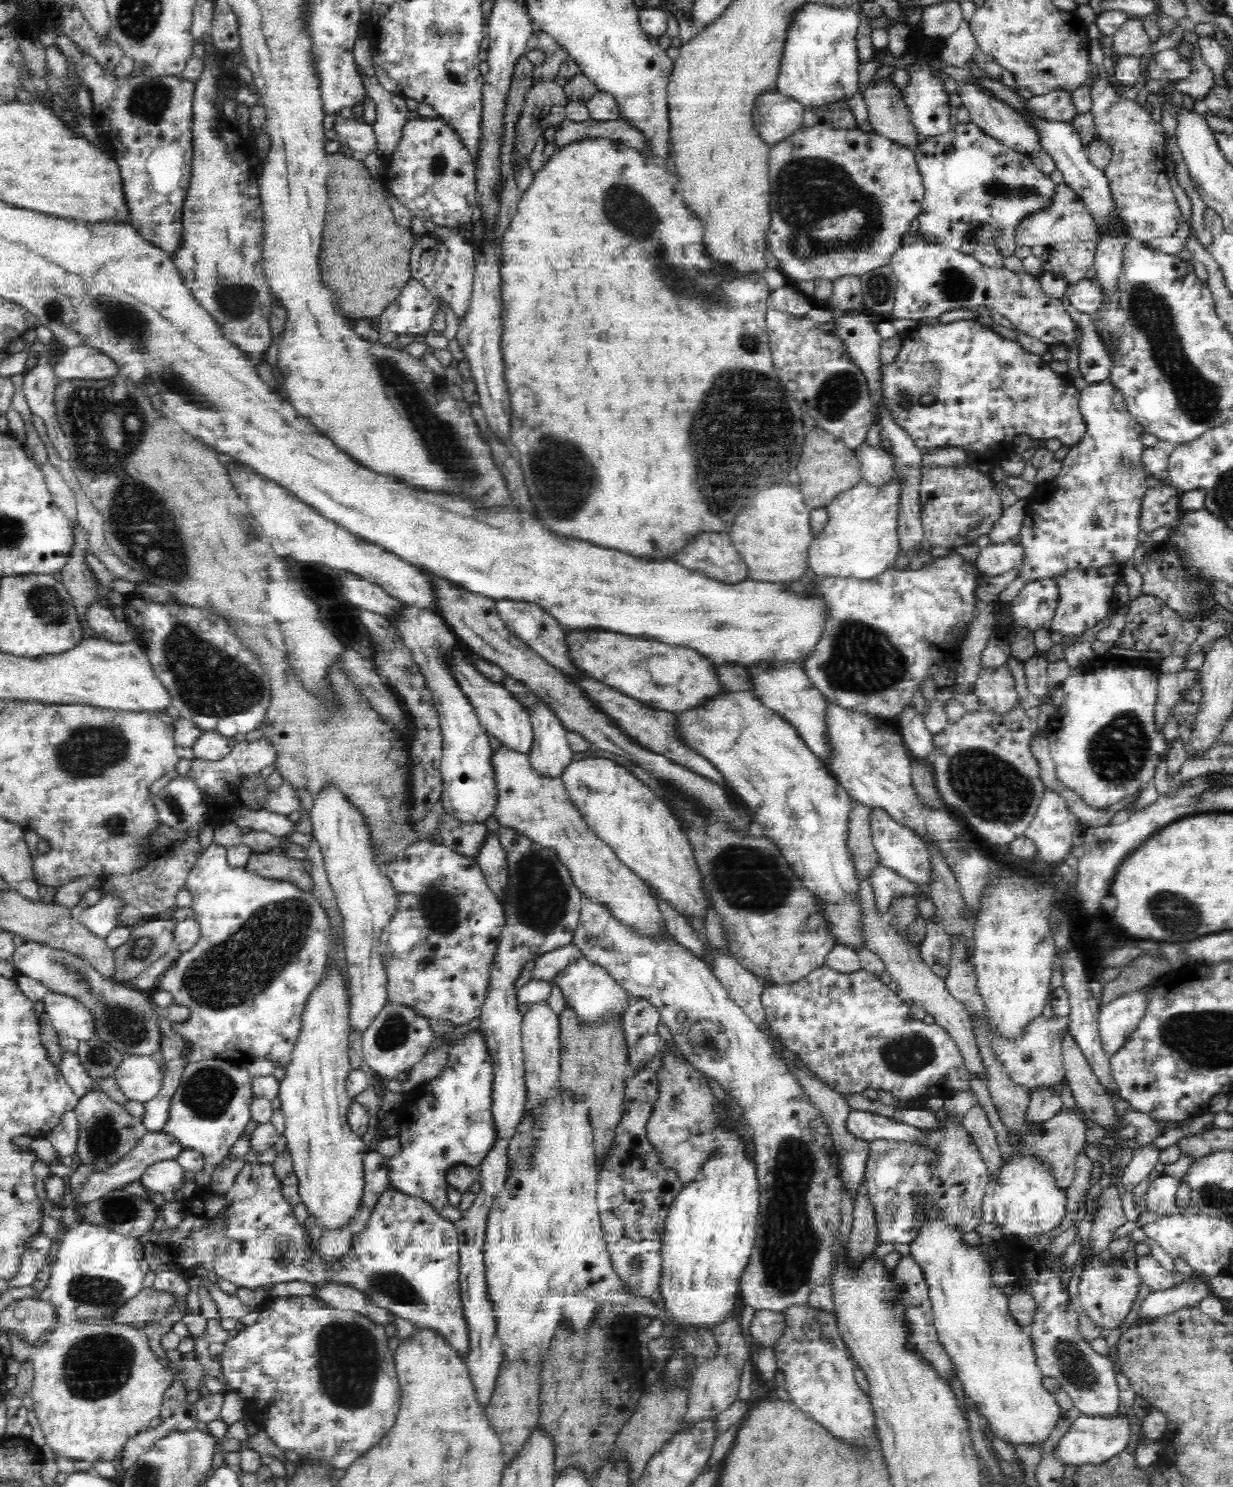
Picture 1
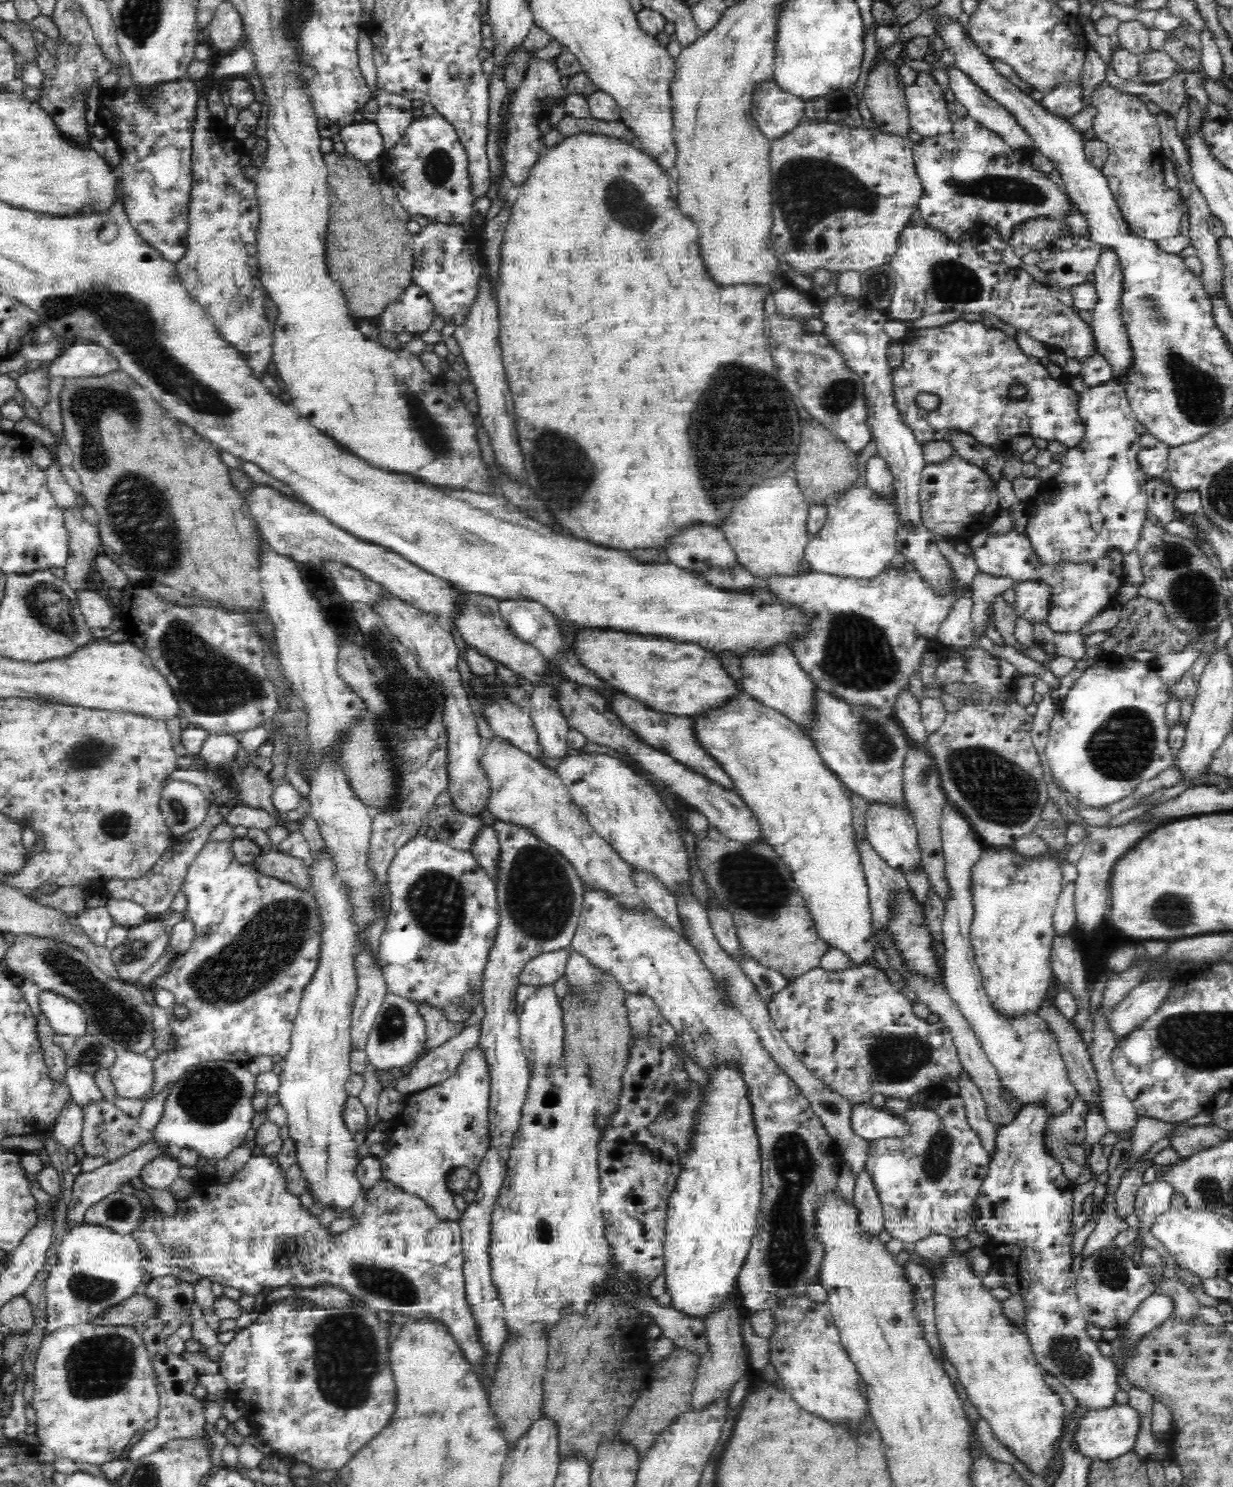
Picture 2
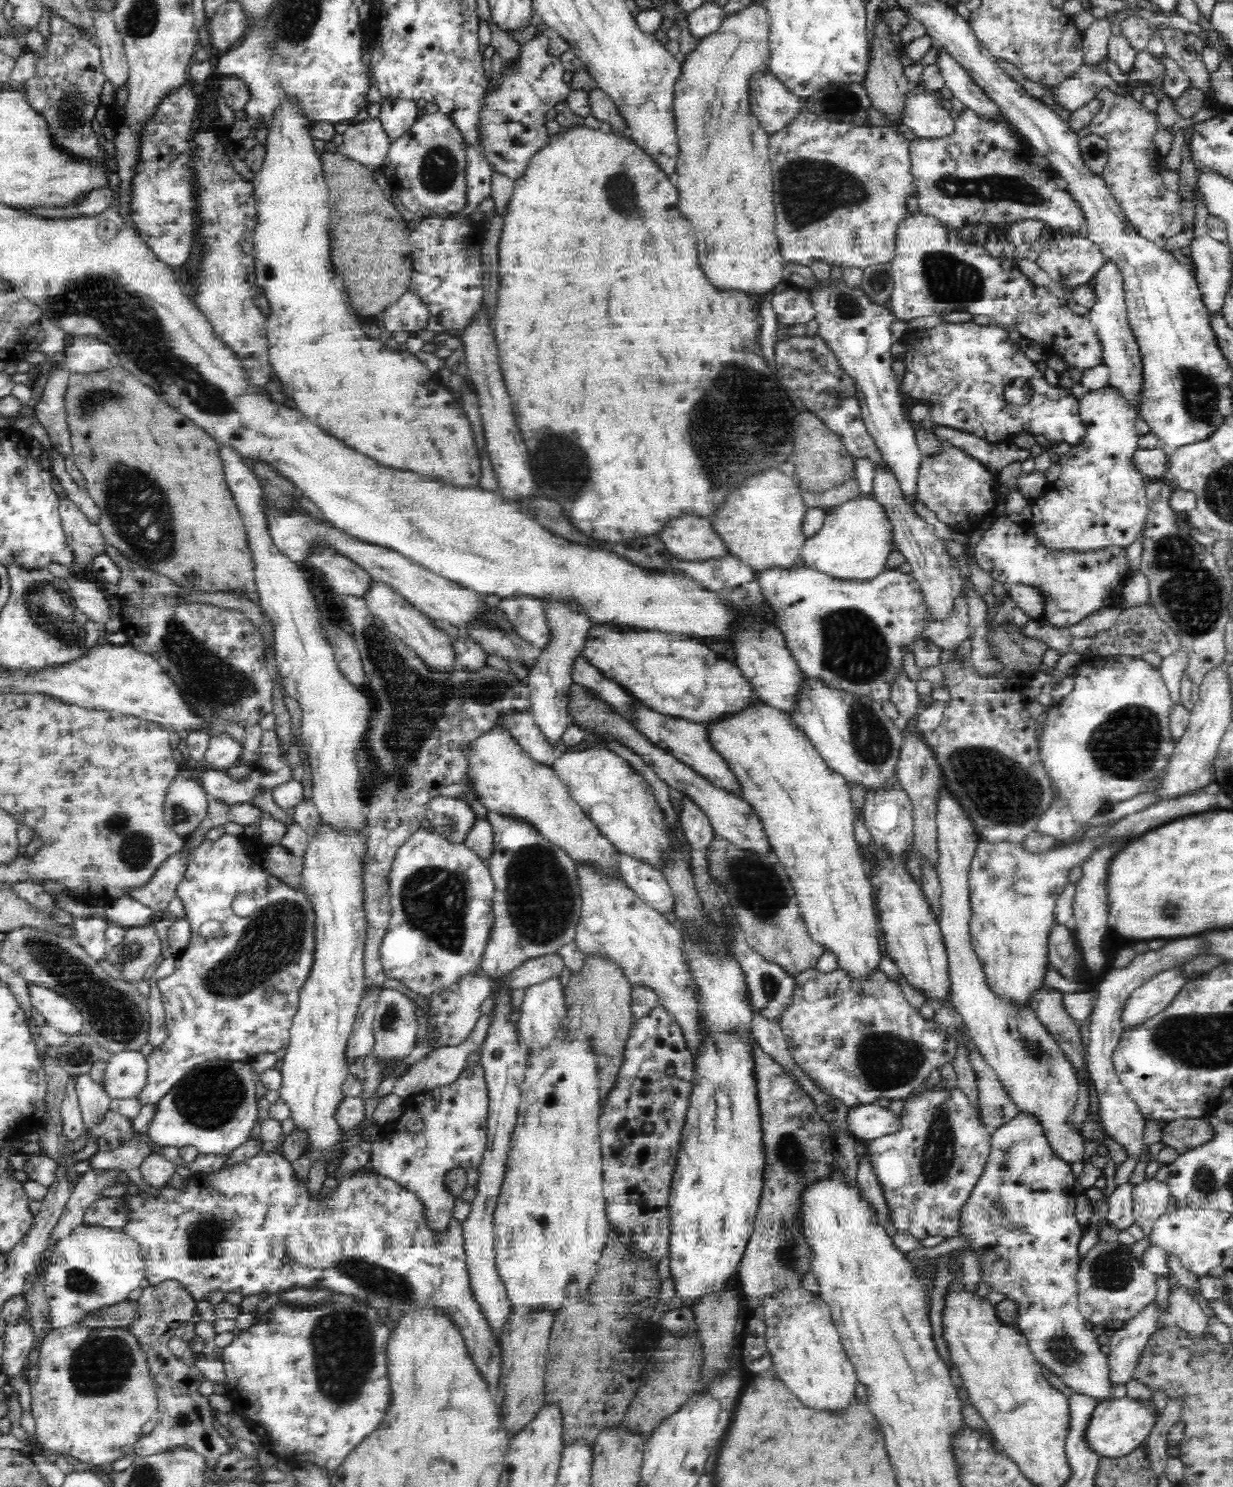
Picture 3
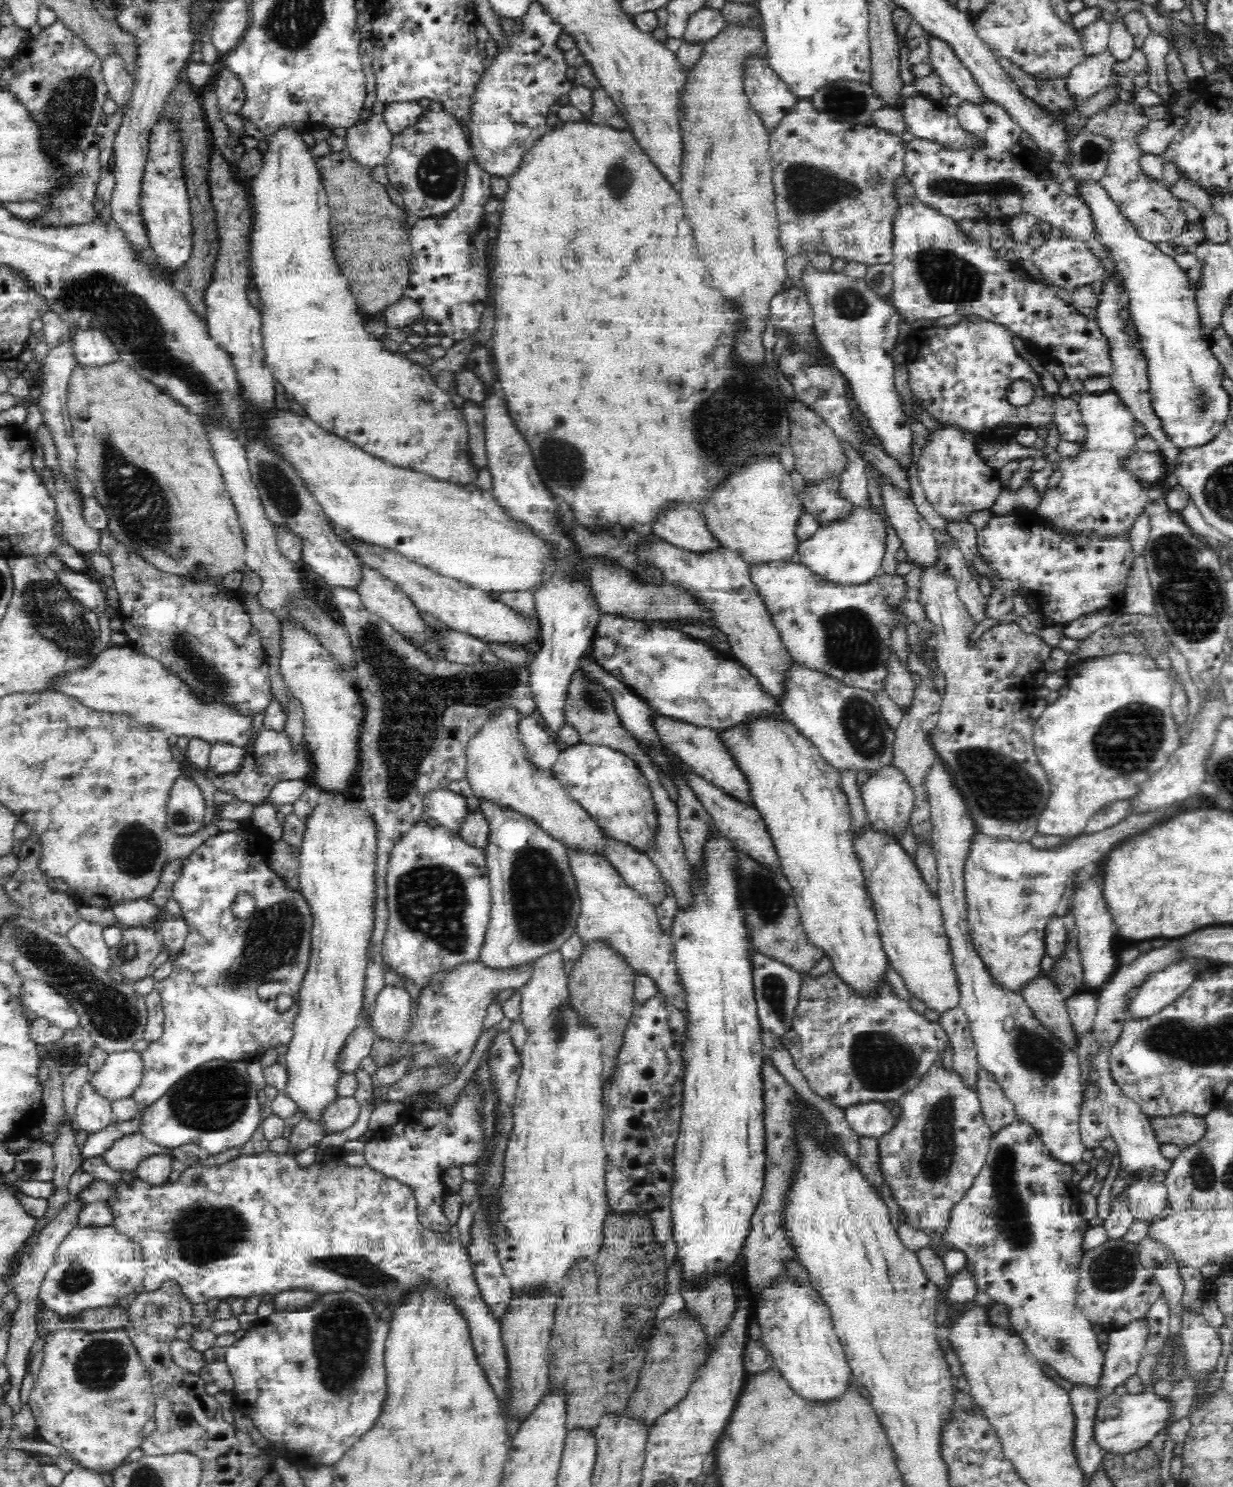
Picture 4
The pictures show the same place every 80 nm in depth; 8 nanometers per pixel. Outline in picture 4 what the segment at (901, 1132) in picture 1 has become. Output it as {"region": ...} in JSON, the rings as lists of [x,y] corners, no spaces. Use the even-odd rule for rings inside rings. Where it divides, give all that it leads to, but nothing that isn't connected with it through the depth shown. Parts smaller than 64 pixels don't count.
{"region":[[[878,1101],[852,1104],[844,1111],[850,1128],[860,1137],[870,1136],[878,1139],[886,1134],[896,1121],[890,1109]]]}

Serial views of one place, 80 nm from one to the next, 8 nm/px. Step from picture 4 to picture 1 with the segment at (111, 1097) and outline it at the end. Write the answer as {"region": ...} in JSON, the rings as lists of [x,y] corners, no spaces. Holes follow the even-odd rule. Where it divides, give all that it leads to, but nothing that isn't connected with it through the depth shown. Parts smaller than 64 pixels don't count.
{"region":[[[122,1055],[113,1077],[128,1101],[146,1102],[154,1098],[163,1083],[159,1064],[151,1055]]]}

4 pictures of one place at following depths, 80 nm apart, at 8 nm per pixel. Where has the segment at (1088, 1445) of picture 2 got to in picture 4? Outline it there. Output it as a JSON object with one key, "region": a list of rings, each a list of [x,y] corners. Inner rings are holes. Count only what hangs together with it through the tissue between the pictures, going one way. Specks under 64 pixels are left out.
{"region":[[[1151,1390],[1142,1394],[1124,1394],[1124,1396],[1113,1394],[1099,1400],[1096,1420],[1094,1420],[1094,1437],[1100,1446],[1103,1446],[1104,1452],[1128,1454],[1145,1448],[1154,1436],[1170,1428],[1172,1420],[1174,1420],[1174,1407],[1170,1397],[1165,1398]],[[1112,1403],[1119,1404],[1120,1412],[1118,1416],[1109,1418],[1106,1408]]]}

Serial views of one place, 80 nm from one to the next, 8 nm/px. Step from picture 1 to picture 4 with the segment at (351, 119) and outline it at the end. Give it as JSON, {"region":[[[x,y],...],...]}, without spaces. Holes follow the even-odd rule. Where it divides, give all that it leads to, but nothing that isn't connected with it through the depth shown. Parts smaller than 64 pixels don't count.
{"region":[[[373,114],[346,130],[345,146],[356,163],[373,168],[390,155],[393,135],[384,115]]]}

